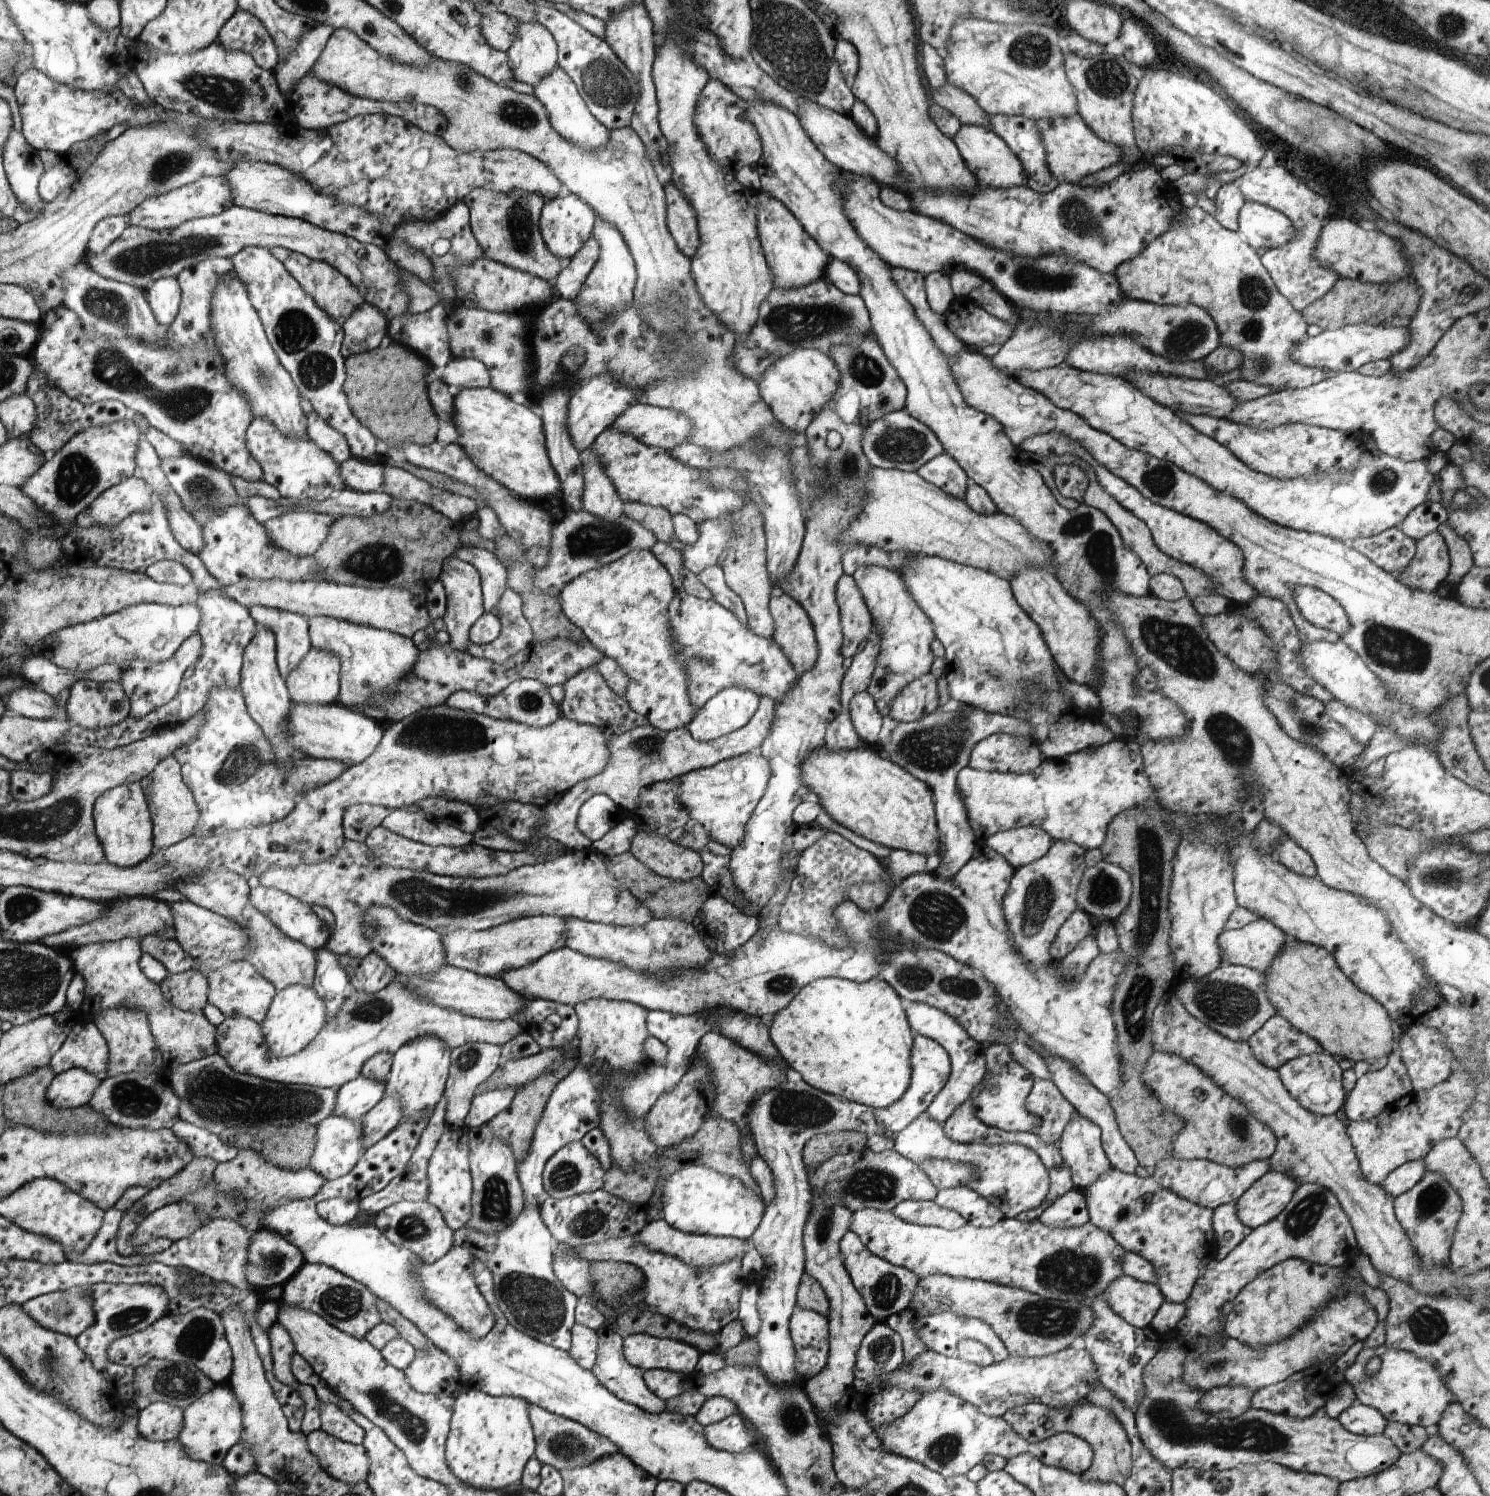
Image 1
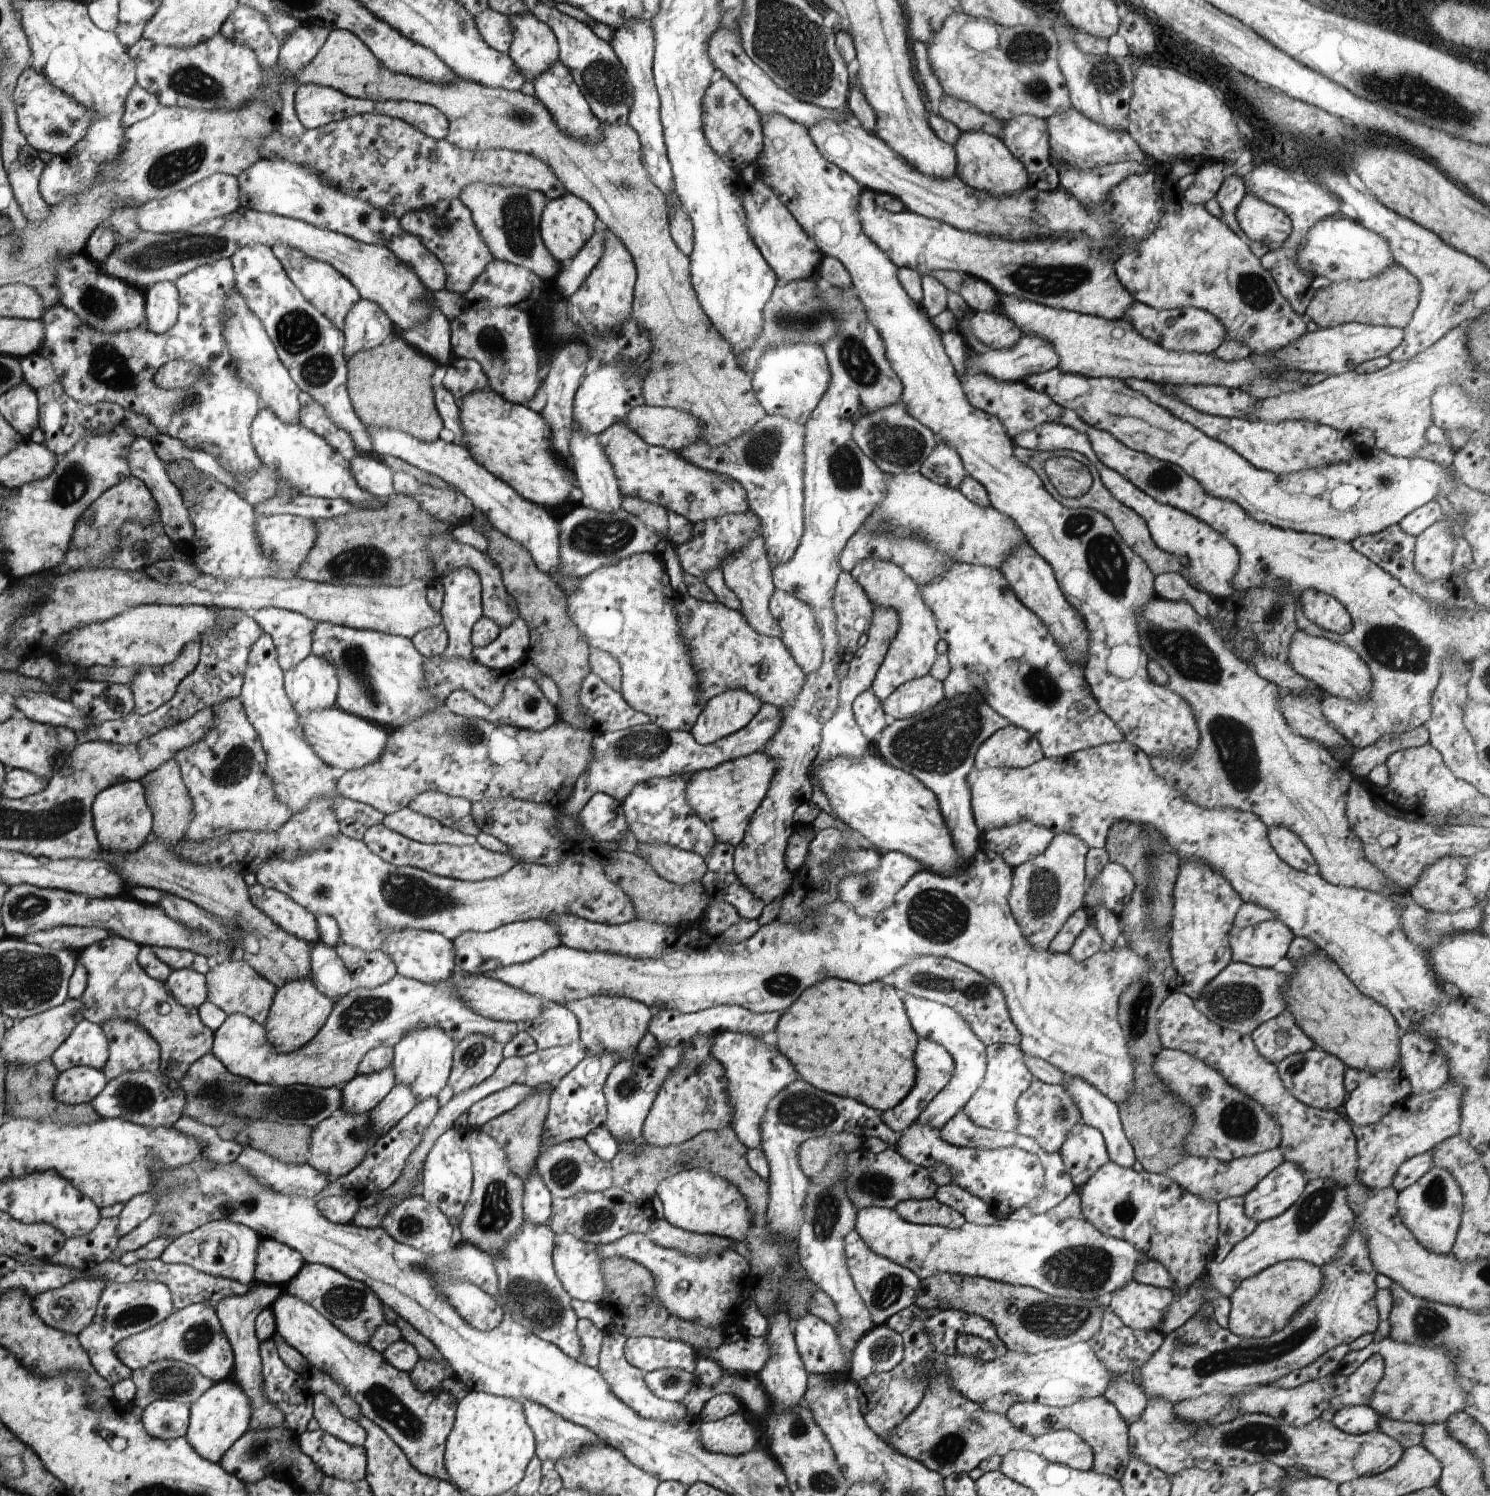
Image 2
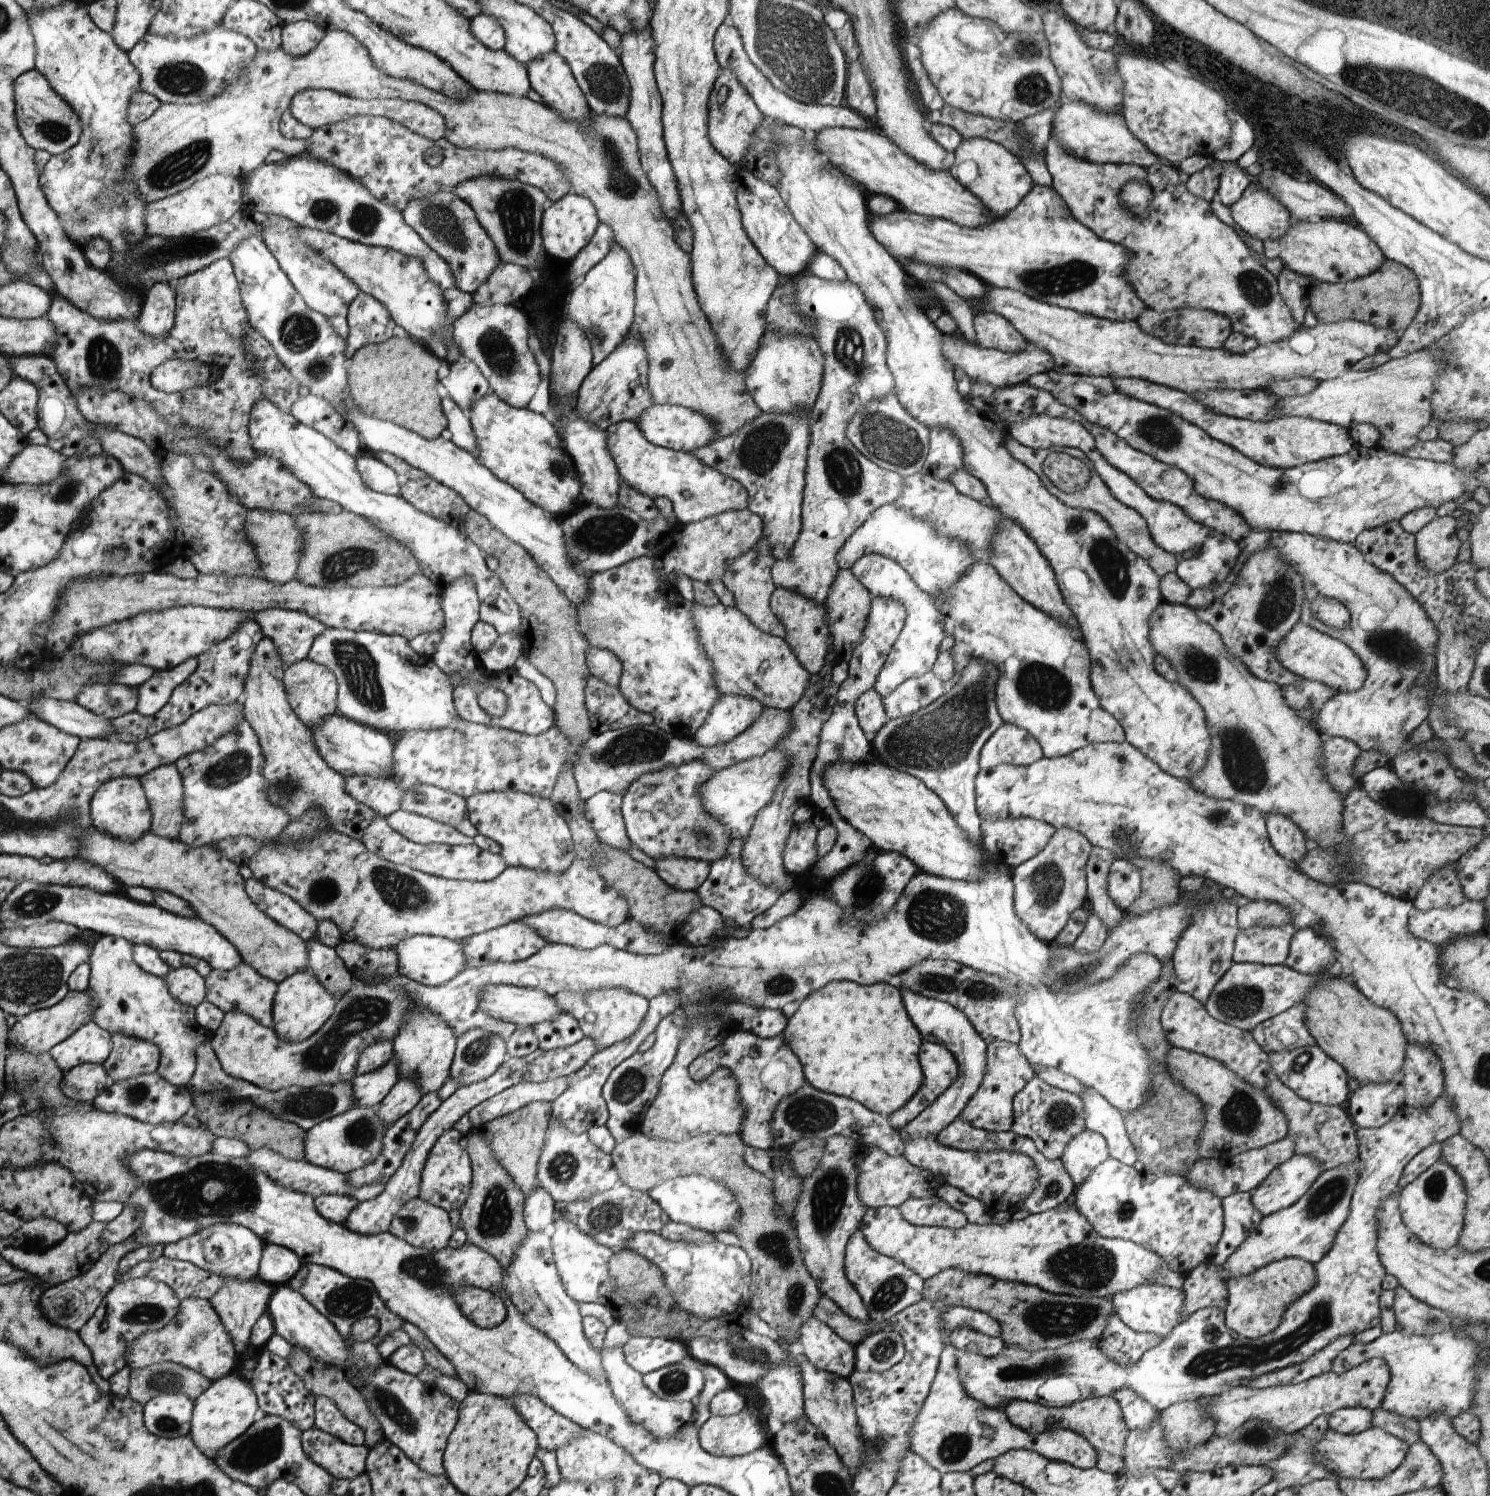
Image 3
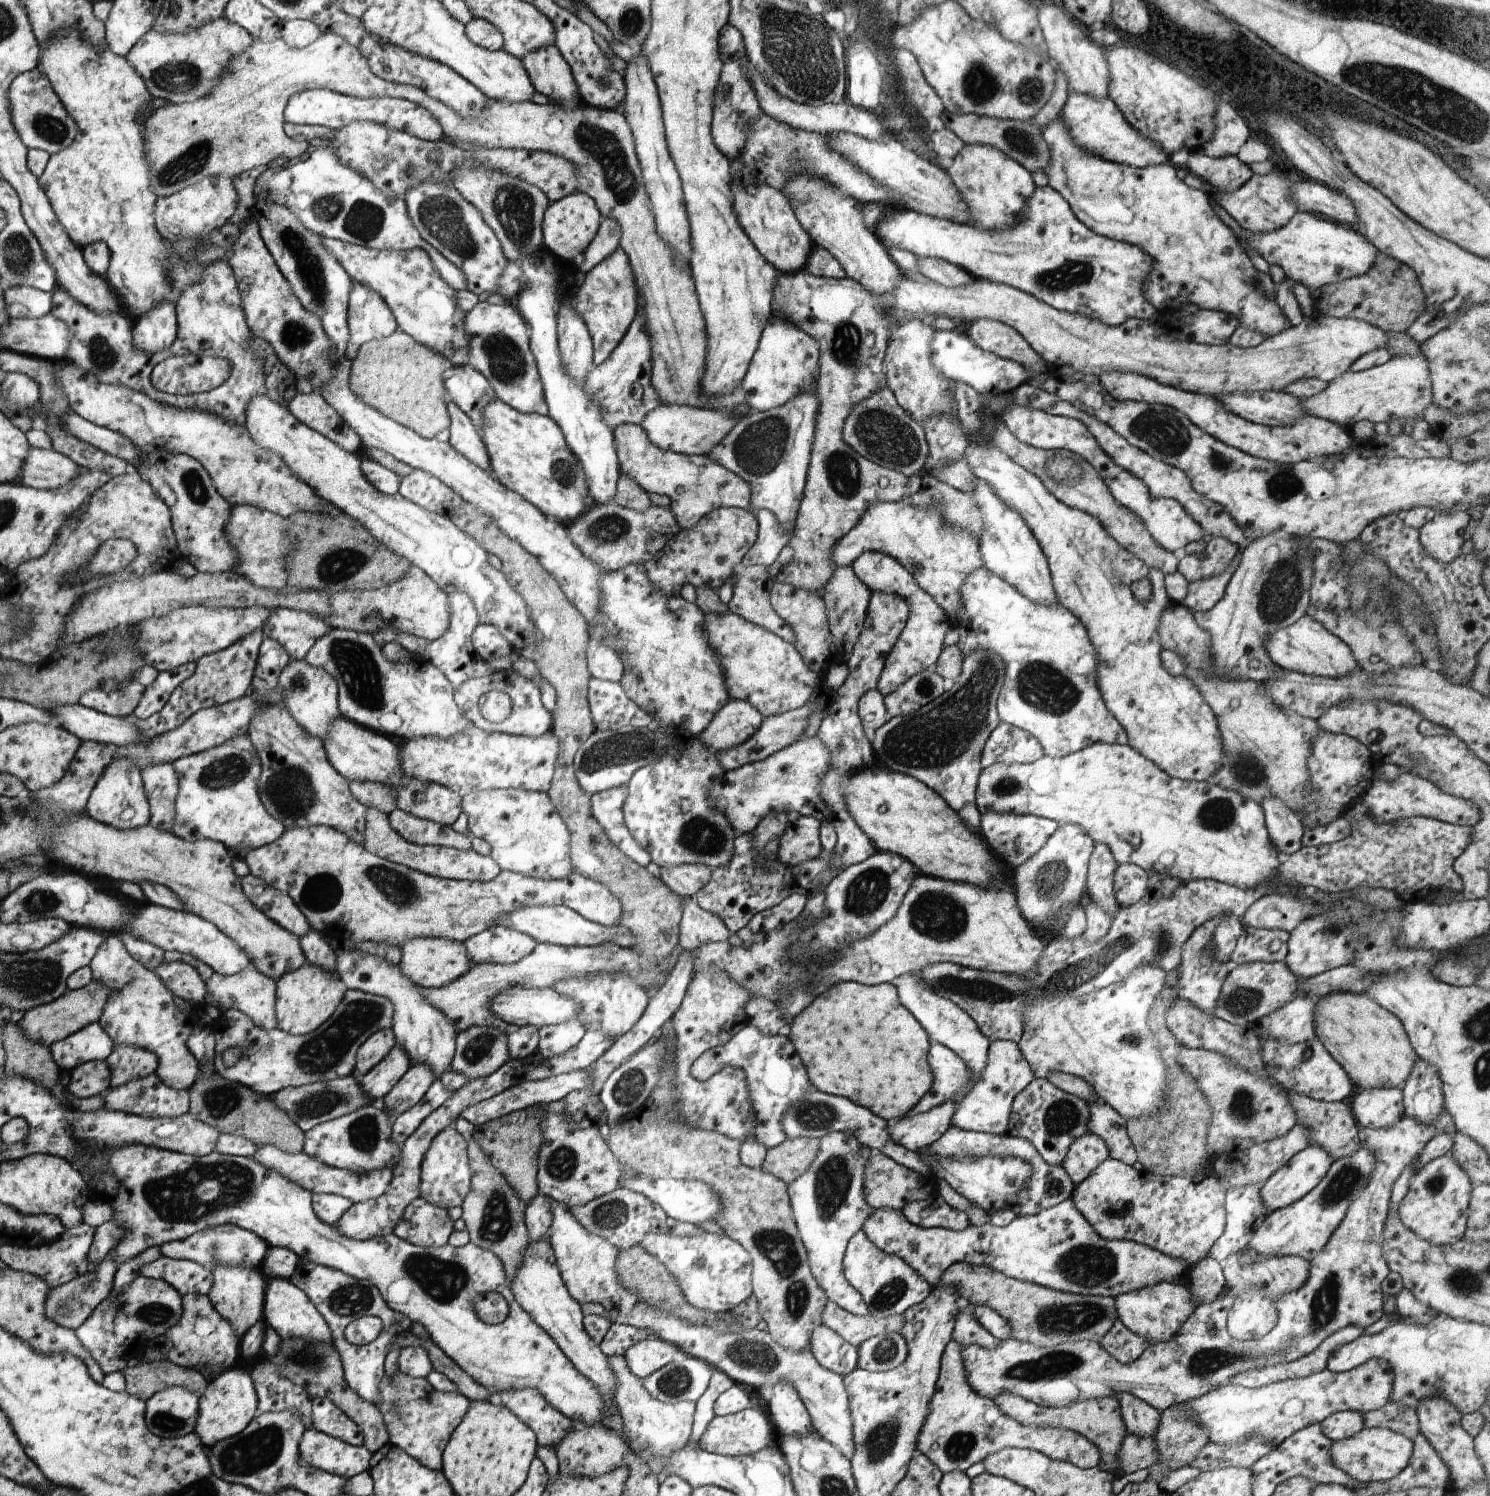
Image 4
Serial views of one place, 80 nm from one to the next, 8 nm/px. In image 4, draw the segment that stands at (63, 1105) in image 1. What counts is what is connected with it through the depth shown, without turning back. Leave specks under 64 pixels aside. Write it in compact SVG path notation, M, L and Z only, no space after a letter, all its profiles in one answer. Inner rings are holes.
M89 1061L69 1071L66 1092L76 1099L100 1095L111 1084L112 1073L105 1061Z

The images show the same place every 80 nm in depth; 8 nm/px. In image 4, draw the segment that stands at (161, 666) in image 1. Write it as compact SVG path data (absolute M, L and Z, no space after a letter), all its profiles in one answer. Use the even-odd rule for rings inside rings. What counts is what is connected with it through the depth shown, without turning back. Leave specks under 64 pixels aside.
M188 662L170 671L158 671L155 680L149 686L144 687L140 702L132 712L134 717L146 719L163 709L173 689L192 676L195 666L195 662Z

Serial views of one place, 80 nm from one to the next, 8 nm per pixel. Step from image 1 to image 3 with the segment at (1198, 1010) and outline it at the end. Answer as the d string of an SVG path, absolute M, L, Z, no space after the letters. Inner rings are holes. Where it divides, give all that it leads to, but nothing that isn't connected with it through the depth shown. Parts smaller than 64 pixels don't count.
M1232 963L1219 977L1203 1008L1219 1022L1239 1030L1251 1031L1259 1022L1267 1020L1301 1002L1309 989L1323 974L1303 975L1281 965Z

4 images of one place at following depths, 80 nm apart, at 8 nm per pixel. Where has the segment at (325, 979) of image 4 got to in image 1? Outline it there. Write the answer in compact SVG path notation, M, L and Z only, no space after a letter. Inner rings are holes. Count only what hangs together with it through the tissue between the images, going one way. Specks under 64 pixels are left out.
M289 985L278 990L268 1006L264 1020L260 1022L260 1031L269 1056L276 1059L299 1053L320 1032L326 1018L324 1002L313 989L301 985Z

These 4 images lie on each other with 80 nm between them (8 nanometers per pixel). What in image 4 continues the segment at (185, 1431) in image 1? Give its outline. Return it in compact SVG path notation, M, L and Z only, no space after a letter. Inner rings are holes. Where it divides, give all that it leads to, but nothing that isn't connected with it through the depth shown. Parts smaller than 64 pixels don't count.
M241 1366L225 1370L223 1374L210 1377L206 1389L199 1395L199 1412L192 1432L207 1449L213 1443L239 1434L254 1417L256 1404L256 1389L248 1373Z

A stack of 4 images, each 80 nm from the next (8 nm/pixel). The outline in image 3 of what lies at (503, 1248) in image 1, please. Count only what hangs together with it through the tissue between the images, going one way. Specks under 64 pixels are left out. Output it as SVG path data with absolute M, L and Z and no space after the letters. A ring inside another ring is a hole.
M542 1230L528 1231L518 1244L508 1265L501 1268L508 1301L520 1311L529 1326L552 1339L575 1366L598 1381L606 1381L604 1368L600 1363L600 1351L585 1338L582 1330L583 1318L577 1311L575 1301L569 1298L560 1281L556 1263L553 1262L551 1238Z

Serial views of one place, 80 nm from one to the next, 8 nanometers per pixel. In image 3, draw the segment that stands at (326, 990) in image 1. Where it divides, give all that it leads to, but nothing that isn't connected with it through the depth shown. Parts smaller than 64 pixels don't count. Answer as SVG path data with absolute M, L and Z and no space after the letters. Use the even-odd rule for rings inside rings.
M313 938L307 942L307 955L307 970L309 970L313 976L316 976L317 980L319 980L333 996L338 997L351 988L354 979L345 968L343 961L336 955L333 947L325 946Z

